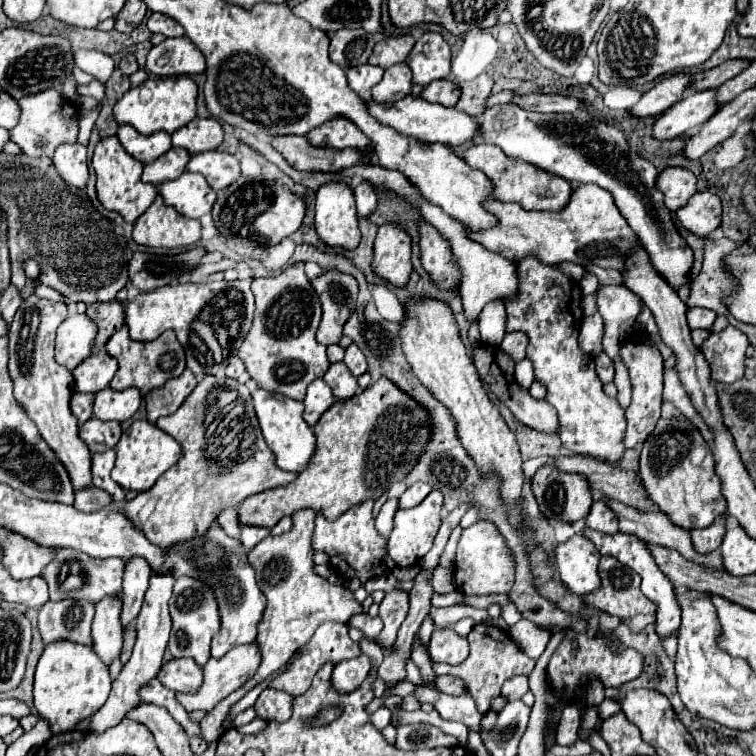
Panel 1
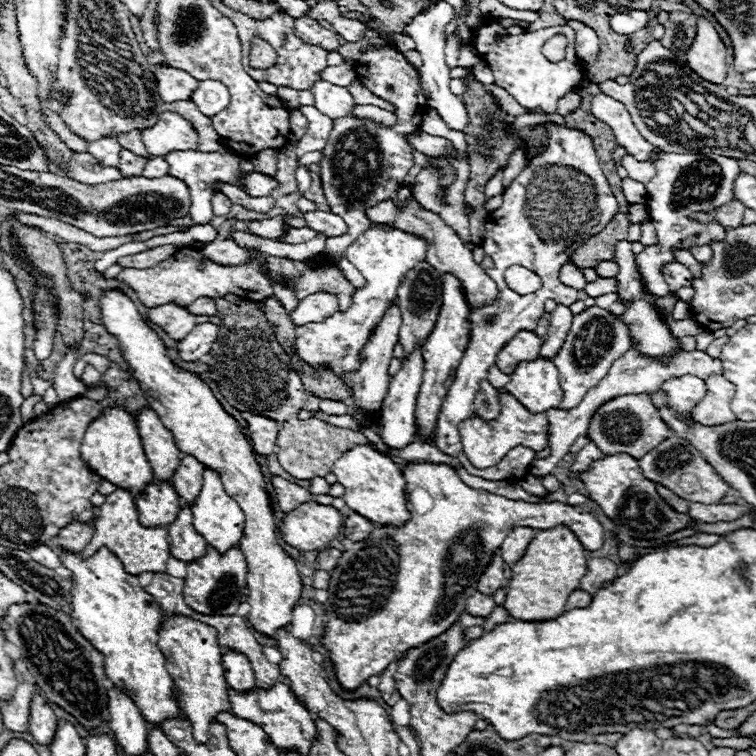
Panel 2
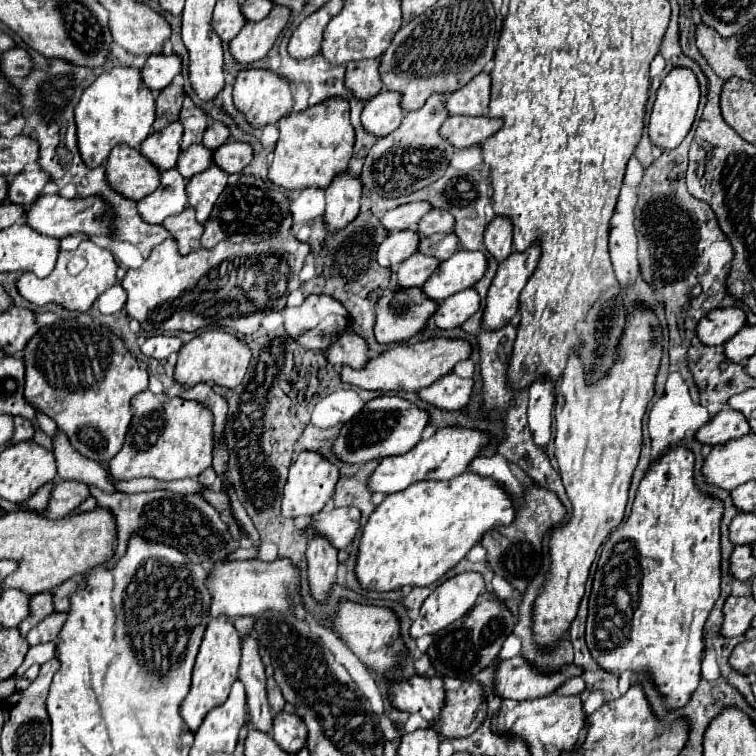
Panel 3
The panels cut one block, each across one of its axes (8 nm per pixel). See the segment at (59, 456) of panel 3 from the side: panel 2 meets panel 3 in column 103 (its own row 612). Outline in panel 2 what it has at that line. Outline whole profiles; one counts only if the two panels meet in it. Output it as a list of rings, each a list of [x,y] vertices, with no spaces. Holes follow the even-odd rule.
[[[476,592],[474,596],[470,596],[470,600],[466,600],[466,612],[472,616],[482,616],[486,618],[492,610],[494,610],[494,598],[492,596],[484,596],[480,592]]]

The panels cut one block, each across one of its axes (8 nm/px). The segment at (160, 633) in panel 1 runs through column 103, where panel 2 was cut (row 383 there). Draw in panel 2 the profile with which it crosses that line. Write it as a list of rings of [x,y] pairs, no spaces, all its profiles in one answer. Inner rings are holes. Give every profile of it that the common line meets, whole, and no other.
[[[710,376],[706,380],[708,394],[694,408],[694,418],[702,426],[718,426],[726,422],[734,422],[736,416],[730,408],[730,400],[734,398],[734,384],[730,384],[724,376]]]

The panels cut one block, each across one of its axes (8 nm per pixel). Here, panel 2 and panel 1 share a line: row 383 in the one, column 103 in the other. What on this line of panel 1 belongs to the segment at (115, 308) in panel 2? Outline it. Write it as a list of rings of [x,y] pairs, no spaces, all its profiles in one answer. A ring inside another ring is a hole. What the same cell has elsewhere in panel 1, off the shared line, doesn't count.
[[[108,136],[98,142],[98,146],[94,150],[92,166],[96,170],[96,192],[98,192],[98,200],[102,202],[102,206],[106,210],[120,212],[124,220],[134,223],[152,204],[158,190],[154,184],[144,184],[140,180],[142,164],[134,158],[130,158],[130,160],[128,158],[130,158],[130,154],[124,150],[120,140],[116,136]]]

